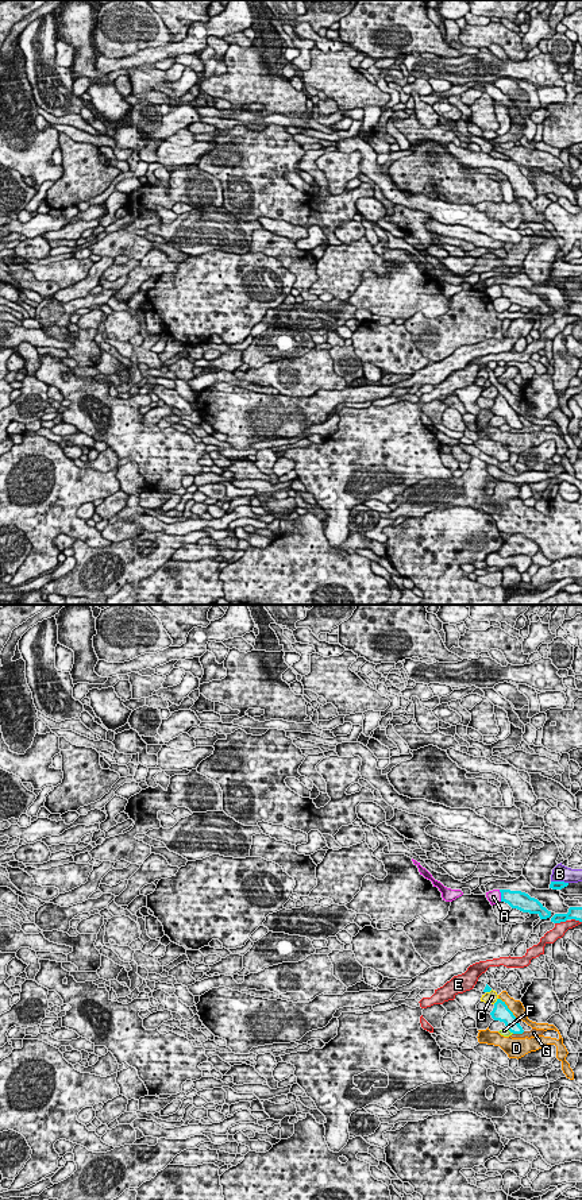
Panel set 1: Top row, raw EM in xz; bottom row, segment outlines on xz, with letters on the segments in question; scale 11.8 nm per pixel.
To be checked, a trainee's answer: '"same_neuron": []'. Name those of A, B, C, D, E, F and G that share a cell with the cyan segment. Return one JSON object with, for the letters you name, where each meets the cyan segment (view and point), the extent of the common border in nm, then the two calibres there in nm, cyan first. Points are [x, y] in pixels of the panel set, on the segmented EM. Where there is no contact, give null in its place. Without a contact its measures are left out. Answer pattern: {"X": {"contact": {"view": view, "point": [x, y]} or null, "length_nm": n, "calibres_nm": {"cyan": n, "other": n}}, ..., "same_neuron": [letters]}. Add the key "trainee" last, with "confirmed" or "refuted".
{"same_neuron": [], "trainee": "confirmed"}

